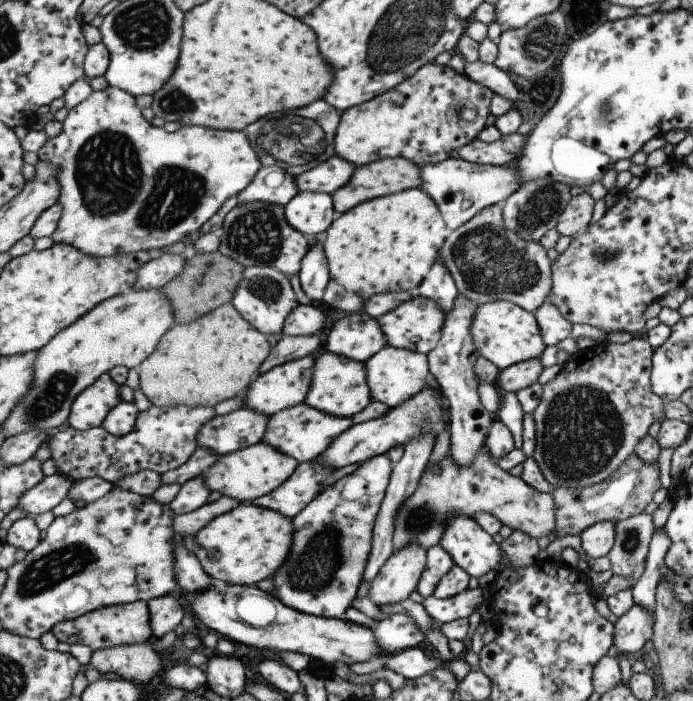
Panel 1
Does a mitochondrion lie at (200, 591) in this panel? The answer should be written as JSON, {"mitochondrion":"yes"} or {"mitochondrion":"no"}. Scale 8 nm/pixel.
{"mitochondrion":"no"}

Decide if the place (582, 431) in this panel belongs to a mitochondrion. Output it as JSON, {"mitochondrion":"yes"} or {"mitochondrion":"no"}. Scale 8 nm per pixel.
{"mitochondrion":"yes"}

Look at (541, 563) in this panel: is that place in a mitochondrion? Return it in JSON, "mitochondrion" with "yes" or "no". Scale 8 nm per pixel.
{"mitochondrion":"no"}

